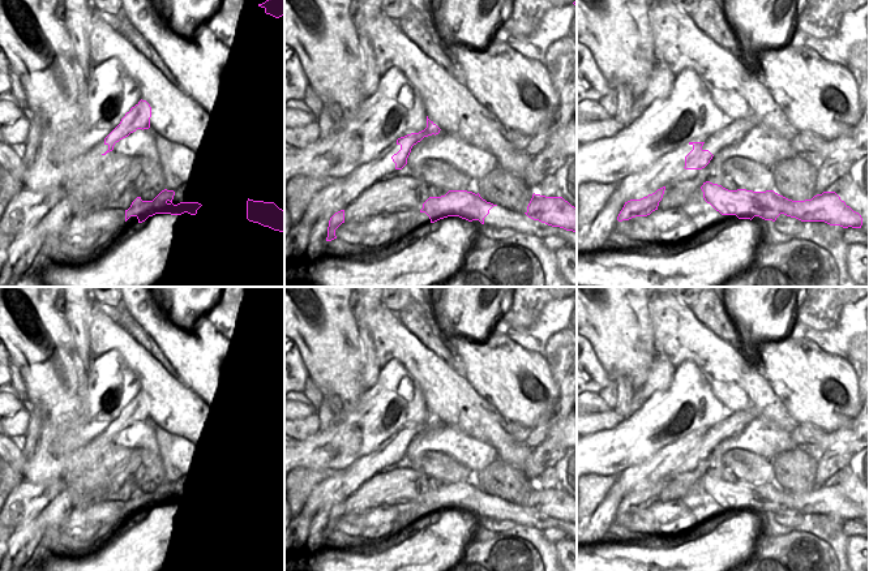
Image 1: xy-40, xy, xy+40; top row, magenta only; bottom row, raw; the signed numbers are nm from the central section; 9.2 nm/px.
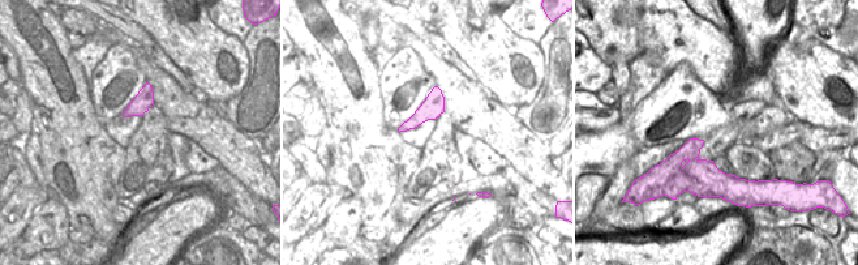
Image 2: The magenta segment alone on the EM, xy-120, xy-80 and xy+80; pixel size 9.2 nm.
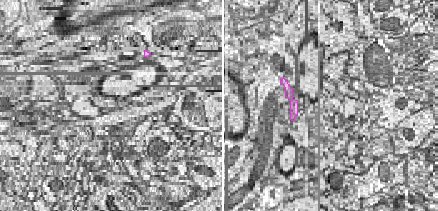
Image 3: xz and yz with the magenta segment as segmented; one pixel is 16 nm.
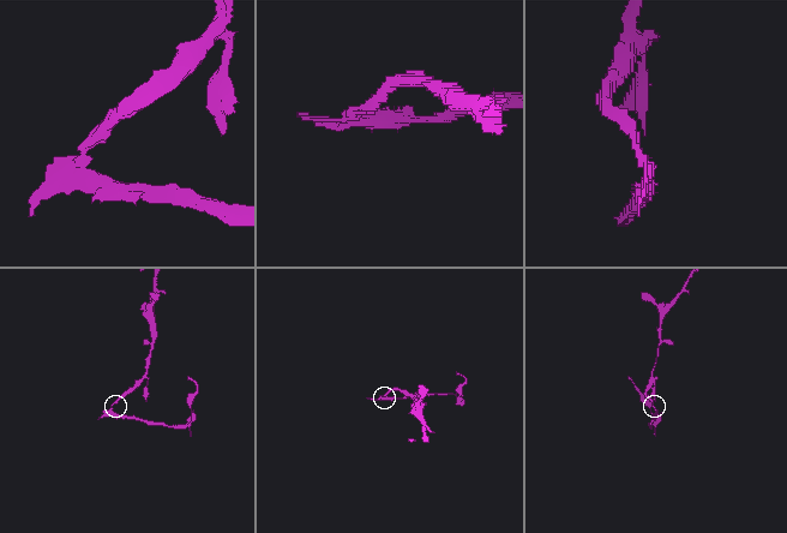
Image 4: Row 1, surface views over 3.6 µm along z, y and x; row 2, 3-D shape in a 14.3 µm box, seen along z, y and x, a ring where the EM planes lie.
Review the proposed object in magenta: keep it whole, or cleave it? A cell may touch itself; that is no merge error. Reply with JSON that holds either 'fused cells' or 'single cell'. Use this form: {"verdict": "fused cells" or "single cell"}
{"verdict": "fused cells"}

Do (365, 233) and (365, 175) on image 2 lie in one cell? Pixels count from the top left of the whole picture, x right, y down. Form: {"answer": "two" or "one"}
{"answer": "two"}

